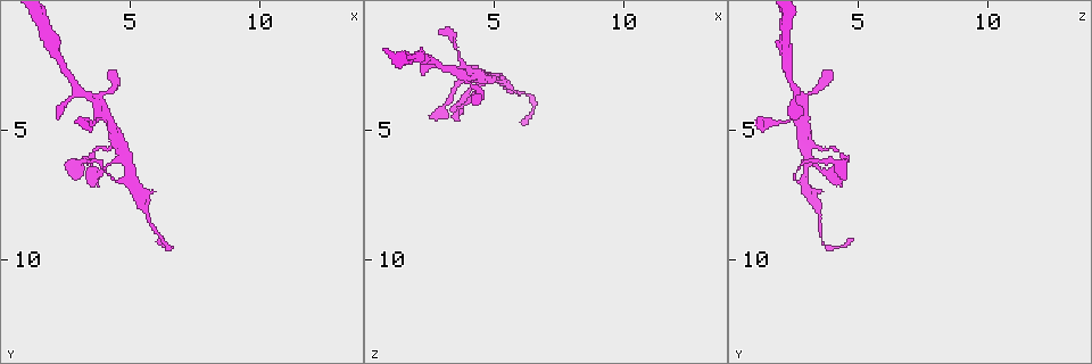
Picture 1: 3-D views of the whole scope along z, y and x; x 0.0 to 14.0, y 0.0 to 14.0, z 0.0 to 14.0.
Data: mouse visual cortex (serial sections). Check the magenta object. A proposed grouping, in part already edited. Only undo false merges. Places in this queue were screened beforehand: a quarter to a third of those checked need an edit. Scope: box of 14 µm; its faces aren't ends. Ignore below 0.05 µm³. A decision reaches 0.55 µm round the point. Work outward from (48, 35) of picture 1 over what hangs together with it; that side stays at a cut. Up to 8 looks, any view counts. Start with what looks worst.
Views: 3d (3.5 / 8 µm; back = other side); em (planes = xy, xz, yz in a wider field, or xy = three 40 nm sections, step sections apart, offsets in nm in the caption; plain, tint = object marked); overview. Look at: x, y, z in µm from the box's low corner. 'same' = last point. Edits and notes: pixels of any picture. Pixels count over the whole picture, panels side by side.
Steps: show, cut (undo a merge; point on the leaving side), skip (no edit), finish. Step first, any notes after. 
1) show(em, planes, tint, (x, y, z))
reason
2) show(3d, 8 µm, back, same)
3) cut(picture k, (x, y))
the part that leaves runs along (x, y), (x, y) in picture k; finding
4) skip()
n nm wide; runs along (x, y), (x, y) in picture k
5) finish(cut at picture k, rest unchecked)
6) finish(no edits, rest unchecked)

show(3d, 3.5 µm, (3.8, 4.0, 3.0))
four-way junction

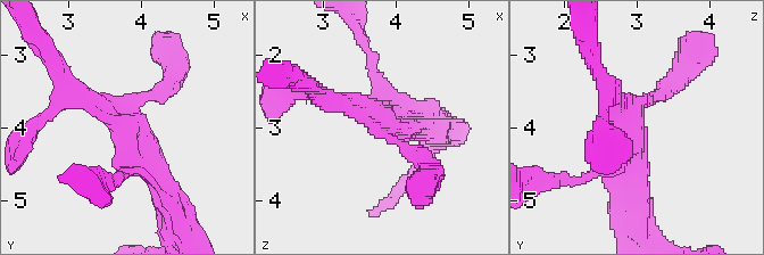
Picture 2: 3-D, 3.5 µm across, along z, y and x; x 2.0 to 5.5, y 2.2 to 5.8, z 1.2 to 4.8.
show(em, xy, step 1, tint, (3.80, 4.05, 2.90))
4 arms; arms of 150, 200, 300, 350 nm; now the EM

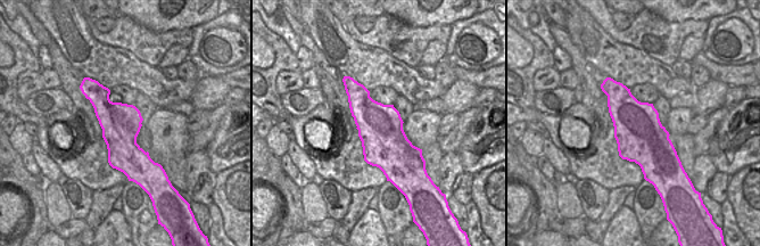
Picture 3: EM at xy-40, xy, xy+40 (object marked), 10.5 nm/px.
skip()
runs along (68, 85), (146, 148), (166, 197) in picture 2; continuous, no second cell

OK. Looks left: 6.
show(3d, 3.5 µm, (5.5, 7.7, 3.3))
thick turns thin

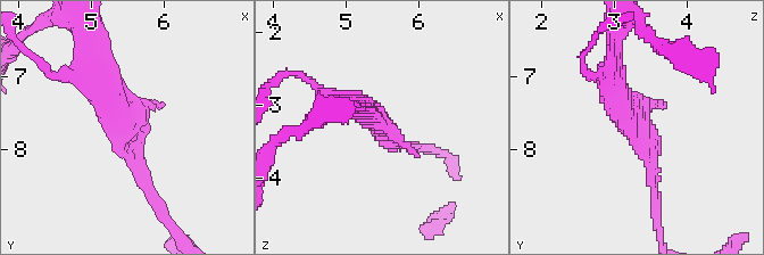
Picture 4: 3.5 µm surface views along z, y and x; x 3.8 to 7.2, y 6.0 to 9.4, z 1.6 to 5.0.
show(em, xy, step 3, tint, (5.50, 7.80, 3.40))

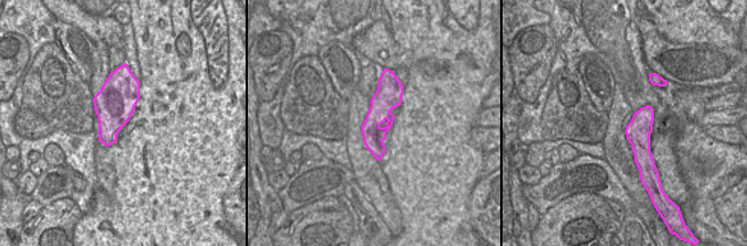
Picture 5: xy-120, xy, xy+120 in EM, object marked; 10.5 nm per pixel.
skip()
one cell here

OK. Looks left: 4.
show(3d, 8 µm, (4.1, 6.8, 2.6))
a narrow waist

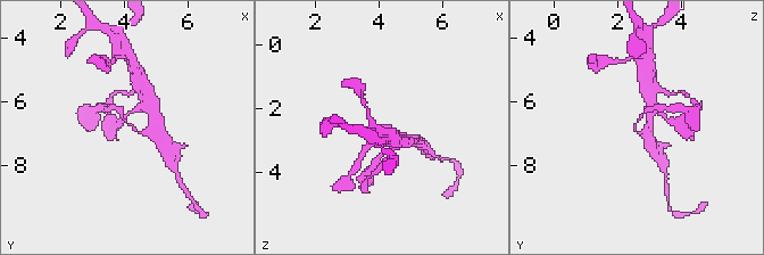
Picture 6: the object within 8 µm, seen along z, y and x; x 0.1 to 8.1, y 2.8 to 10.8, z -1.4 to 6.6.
show(3d, 3.5 µm, back, (4.2, 6.7, 2.5))

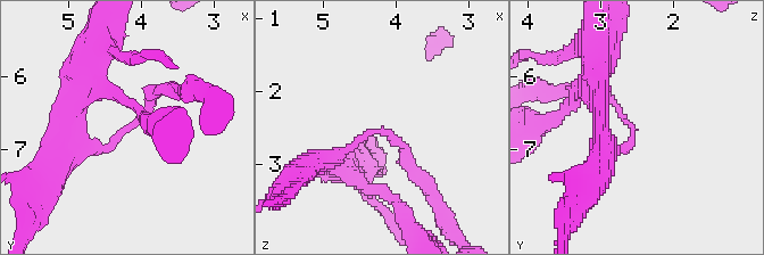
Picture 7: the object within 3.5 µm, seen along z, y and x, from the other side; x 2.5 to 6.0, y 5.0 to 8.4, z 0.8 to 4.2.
show(em, planes, tint, (4.20, 6.70, 2.55))
arms of 150, 250 nm; shape alone is not enough

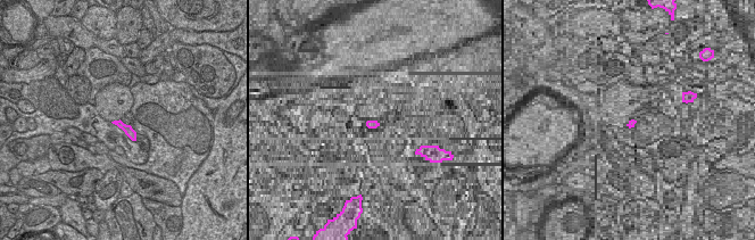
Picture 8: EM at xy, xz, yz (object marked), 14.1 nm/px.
skip()
runs along (67, 133), (106, 148), (162, 88) in picture 7; continuous, no second cell

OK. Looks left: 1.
finish(no edits, rest unchecked)

